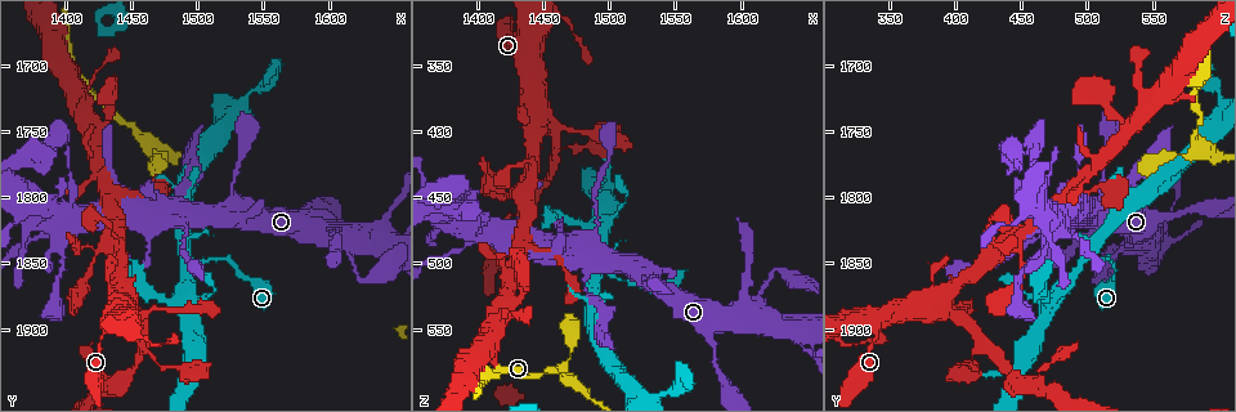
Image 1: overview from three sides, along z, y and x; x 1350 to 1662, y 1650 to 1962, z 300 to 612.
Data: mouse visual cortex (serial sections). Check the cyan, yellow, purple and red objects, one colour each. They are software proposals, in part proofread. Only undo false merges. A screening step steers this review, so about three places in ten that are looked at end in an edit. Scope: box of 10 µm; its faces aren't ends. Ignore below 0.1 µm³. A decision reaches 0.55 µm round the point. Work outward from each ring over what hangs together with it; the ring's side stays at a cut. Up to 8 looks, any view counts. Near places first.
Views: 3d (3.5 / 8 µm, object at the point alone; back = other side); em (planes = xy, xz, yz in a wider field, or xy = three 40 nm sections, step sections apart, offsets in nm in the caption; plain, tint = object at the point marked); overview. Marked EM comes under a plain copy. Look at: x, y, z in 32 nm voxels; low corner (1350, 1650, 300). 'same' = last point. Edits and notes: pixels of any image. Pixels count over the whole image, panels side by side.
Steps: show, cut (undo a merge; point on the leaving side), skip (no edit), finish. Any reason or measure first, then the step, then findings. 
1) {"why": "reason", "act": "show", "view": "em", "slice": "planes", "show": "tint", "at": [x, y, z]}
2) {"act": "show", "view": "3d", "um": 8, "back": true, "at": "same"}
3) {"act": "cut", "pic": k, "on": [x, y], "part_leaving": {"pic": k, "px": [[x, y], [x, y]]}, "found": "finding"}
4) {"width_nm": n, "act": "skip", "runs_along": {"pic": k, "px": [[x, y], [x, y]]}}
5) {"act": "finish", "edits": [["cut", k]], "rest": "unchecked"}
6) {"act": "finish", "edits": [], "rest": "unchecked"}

{"act": "show", "view": "3d", "um": 8, "at": [1398, 1826, 472]}

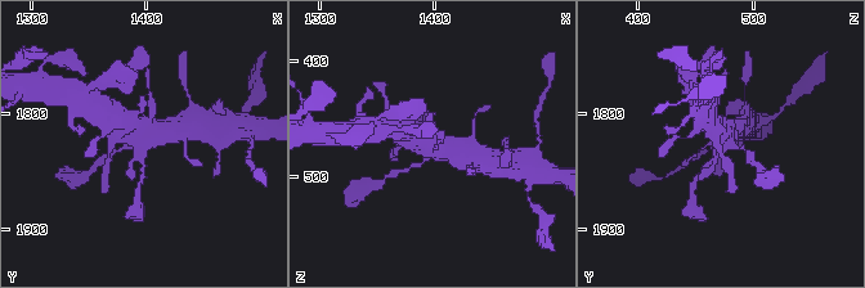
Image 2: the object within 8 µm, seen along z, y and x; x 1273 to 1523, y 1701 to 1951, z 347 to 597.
{"why": "closer look", "act": "show", "view": "3d", "um": 3.5, "at": "same"}

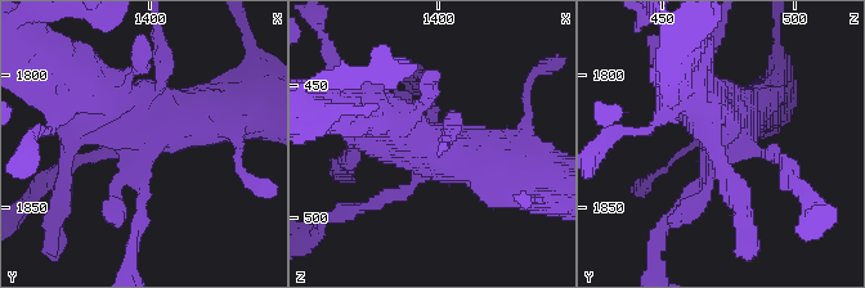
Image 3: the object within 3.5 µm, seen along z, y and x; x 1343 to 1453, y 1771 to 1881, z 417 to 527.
{"act": "skip", "runs_along": {"pic": 3, "px": [[521, 170], [442, 160], [371, 111]]}, "found": "continuous, no second cell"}

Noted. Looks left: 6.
{"why": "calibre changes", "act": "show", "view": "3d", "um": 3.5, "at": [1370, 1774, 460]}

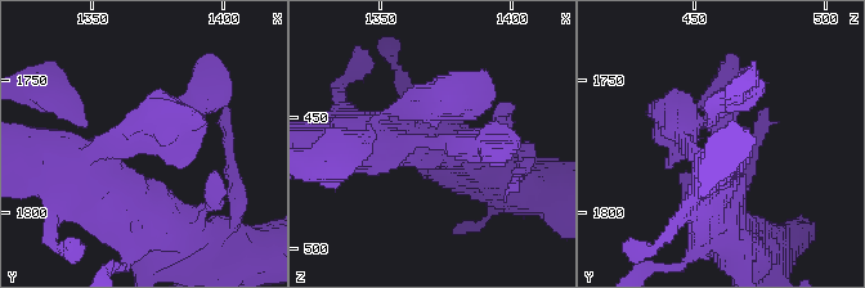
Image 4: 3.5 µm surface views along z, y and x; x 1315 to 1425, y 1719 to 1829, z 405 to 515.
{"why": "need the tissue", "act": "show", "view": "em", "slice": "planes", "show": "tint", "at": "same"}

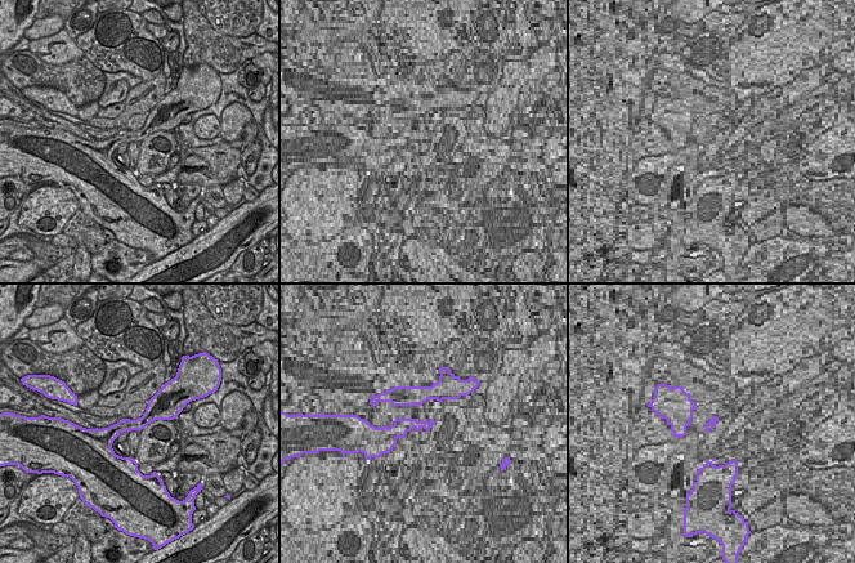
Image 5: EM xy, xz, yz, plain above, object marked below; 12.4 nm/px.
{"act": "skip", "runs_along": {"pic": 5, "px": [[173, 412], [94, 432]]}, "found": "all the same cell"}

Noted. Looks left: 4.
{"why": "three arms meet", "act": "show", "view": "3d", "um": 3.5, "at": [1490, 1842, 506]}

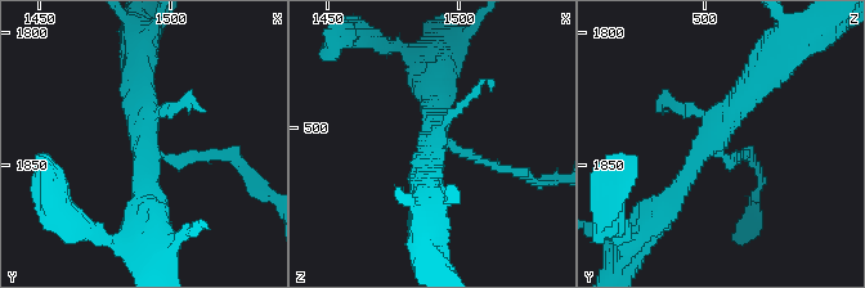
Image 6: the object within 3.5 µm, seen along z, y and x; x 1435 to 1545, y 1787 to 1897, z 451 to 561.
{"act": "show", "view": "em", "slice": "planes", "show": "tint", "at": [1493, 1842, 505]}

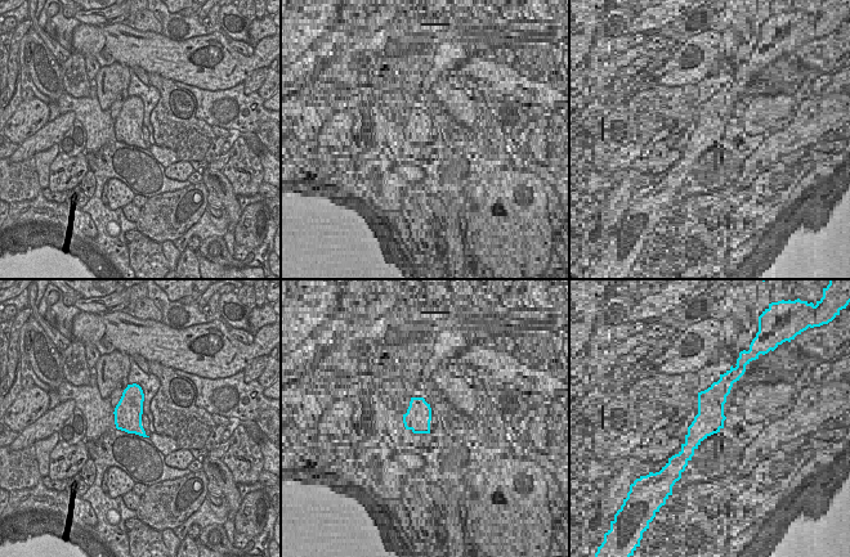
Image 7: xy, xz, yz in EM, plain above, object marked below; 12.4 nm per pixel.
{"act": "show", "view": "em", "slice": "xy", "step": 5, "show": "tint", "at": "same"}

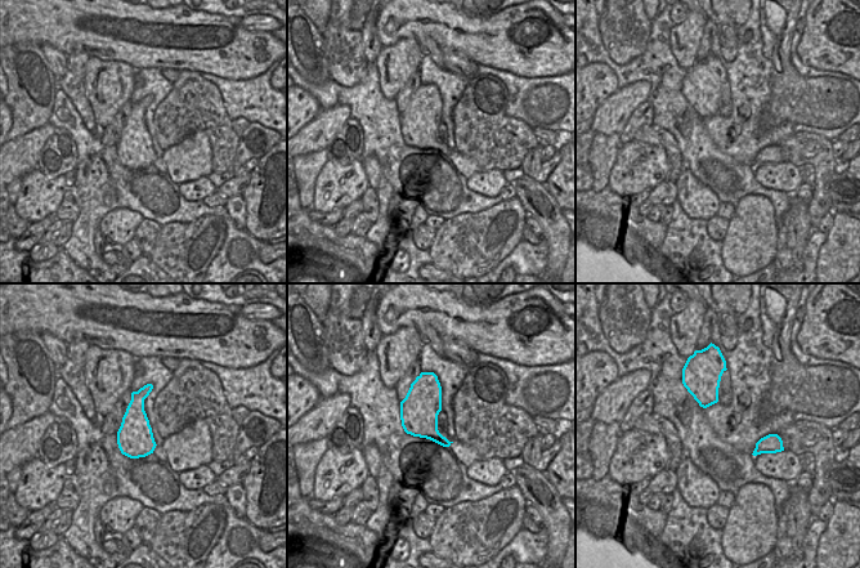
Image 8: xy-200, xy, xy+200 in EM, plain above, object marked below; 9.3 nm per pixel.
{"width_nm": 360, "act": "skip", "runs_along": {"pic": 6, "px": [[219, 153], [164, 157], [137, 71]]}, "found": "all the same cell"}

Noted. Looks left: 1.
{"act": "finish", "edits": [], "rest": "unchecked"}

